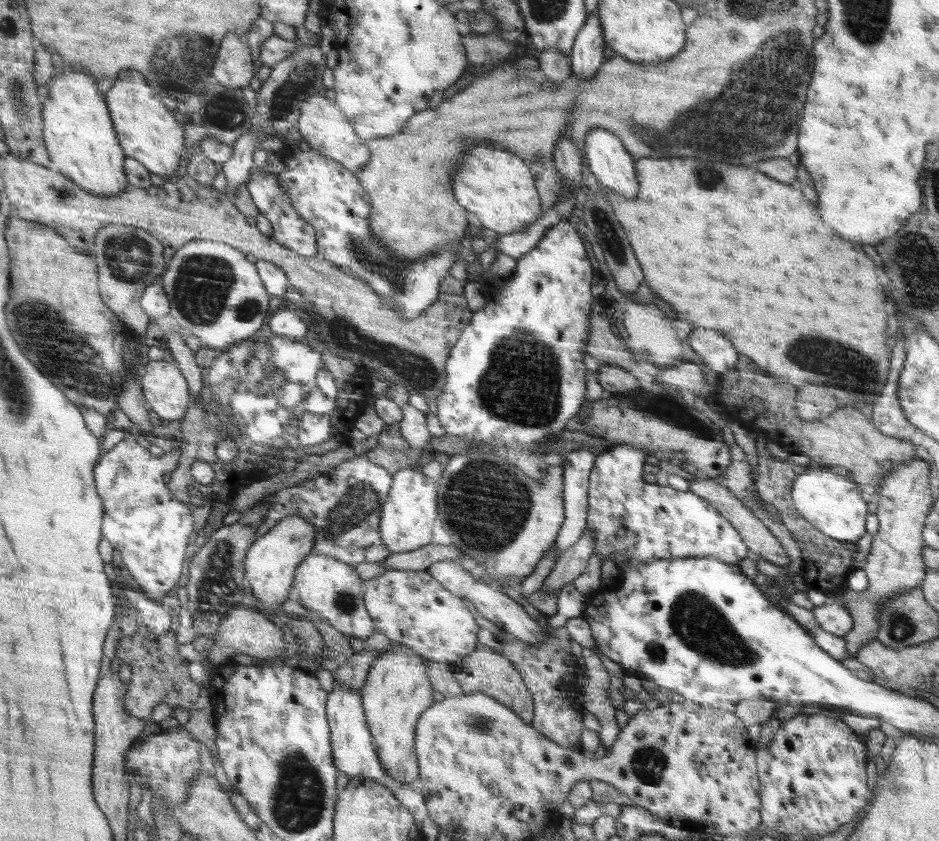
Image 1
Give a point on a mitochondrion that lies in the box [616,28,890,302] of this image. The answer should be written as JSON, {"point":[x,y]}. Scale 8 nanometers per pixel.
{"point":[707,178]}

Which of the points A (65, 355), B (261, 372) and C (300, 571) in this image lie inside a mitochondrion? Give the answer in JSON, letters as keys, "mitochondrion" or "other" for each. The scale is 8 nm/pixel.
{"A":"mitochondrion","B":"mitochondrion","C":"other"}

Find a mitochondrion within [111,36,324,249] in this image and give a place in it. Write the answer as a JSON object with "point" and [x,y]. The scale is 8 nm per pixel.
{"point":[288,93]}

